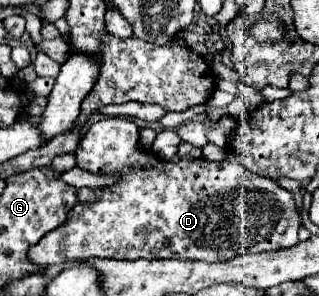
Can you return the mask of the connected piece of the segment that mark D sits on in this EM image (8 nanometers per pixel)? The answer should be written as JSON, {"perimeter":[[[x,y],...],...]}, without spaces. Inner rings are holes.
{"perimeter":[[[110,117],[110,119],[102,119],[98,123],[94,123],[86,135],[82,137],[78,149],[76,149],[76,159],[78,159],[78,167],[92,171],[92,173],[112,173],[120,177],[120,183],[102,191],[96,191],[100,195],[100,201],[96,203],[78,203],[72,213],[68,215],[68,221],[64,227],[54,229],[52,233],[48,233],[48,237],[42,237],[40,243],[32,245],[32,249],[28,251],[28,259],[34,265],[56,265],[56,263],[66,263],[70,259],[90,259],[90,257],[106,257],[106,259],[194,259],[194,261],[208,261],[208,263],[216,263],[216,261],[228,261],[240,253],[262,253],[262,251],[276,251],[276,249],[286,249],[298,243],[298,227],[300,227],[300,215],[296,211],[296,203],[290,191],[282,189],[274,179],[268,177],[260,177],[256,173],[248,173],[248,169],[242,165],[242,161],[238,159],[238,155],[234,151],[226,153],[224,161],[208,161],[208,159],[180,159],[178,163],[170,163],[170,161],[162,161],[158,155],[154,153],[142,153],[138,151],[138,129],[112,129],[112,125],[132,125],[132,121],[120,119],[120,117]]]}

